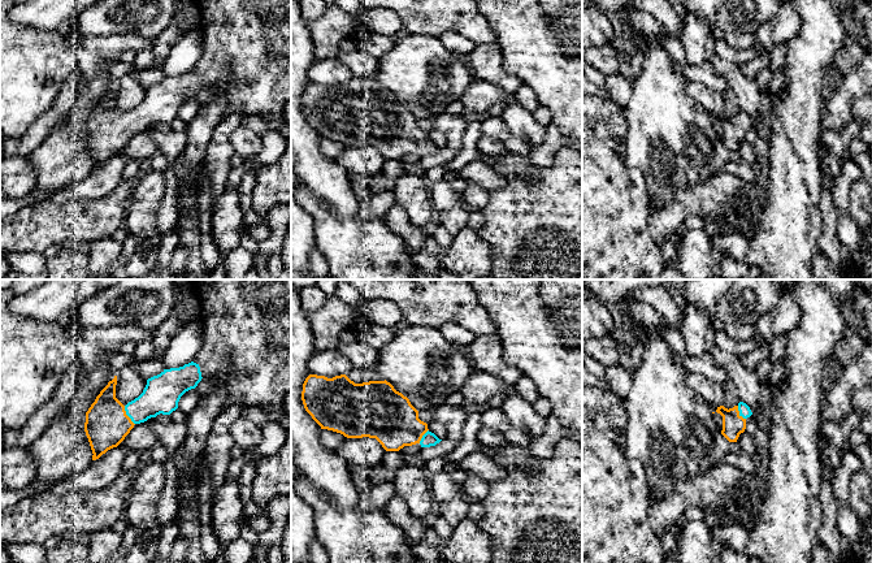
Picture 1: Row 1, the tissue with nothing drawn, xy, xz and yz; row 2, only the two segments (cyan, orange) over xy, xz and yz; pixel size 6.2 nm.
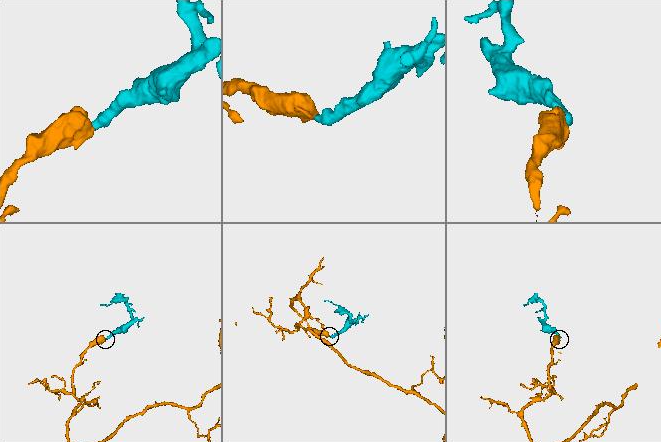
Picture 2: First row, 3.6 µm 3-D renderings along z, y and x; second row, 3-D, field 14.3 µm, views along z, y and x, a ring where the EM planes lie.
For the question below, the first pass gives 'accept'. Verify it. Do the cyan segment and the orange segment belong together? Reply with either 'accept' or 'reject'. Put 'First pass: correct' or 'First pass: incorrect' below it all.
accept
First pass: correct

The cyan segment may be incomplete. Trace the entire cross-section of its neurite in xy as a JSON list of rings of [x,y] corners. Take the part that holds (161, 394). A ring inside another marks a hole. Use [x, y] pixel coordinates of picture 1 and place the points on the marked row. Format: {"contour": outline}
{"contour": [[[194,361],[179,368],[164,369],[147,380],[138,398],[123,406],[116,398],[114,376],[86,412],[84,432],[94,454],[92,460],[117,447],[135,424],[175,411],[181,397],[195,389],[201,378],[200,367]]]}

